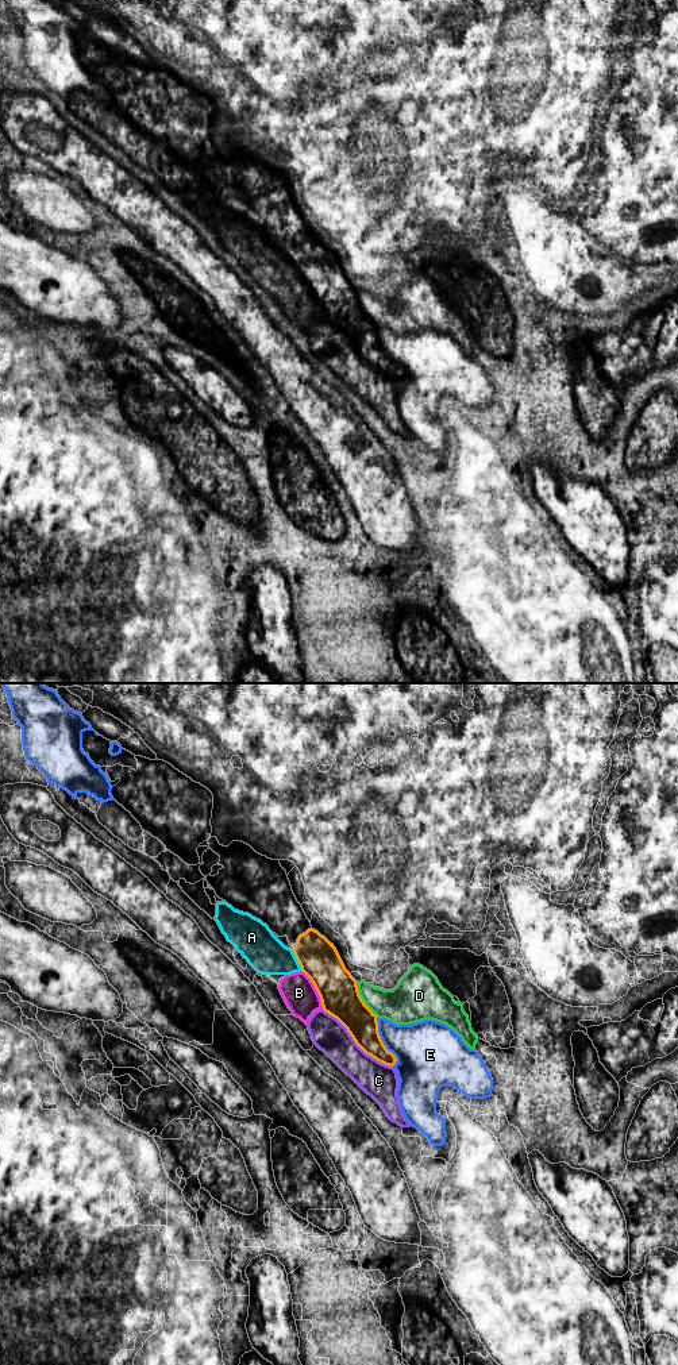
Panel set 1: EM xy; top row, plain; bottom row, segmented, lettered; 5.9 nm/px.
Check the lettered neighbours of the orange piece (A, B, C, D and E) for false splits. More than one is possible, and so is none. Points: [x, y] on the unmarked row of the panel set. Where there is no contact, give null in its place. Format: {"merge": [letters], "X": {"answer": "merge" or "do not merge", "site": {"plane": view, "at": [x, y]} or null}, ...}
{"merge": [], "A": {"answer": "do not merge", "site": {"plane": "xy", "at": [296, 266]}}, "B": {"answer": "do not merge", "site": {"plane": "xy", "at": [316, 299]}}, "C": {"answer": "do not merge", "site": {"plane": "xy", "at": [355, 351]}}, "D": {"answer": "do not merge", "site": {"plane": "xy", "at": [361, 308]}}, "E": {"answer": "do not merge", "site": {"plane": "xy", "at": [382, 351]}}}

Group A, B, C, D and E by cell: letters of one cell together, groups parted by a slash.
A B / C / D / E

